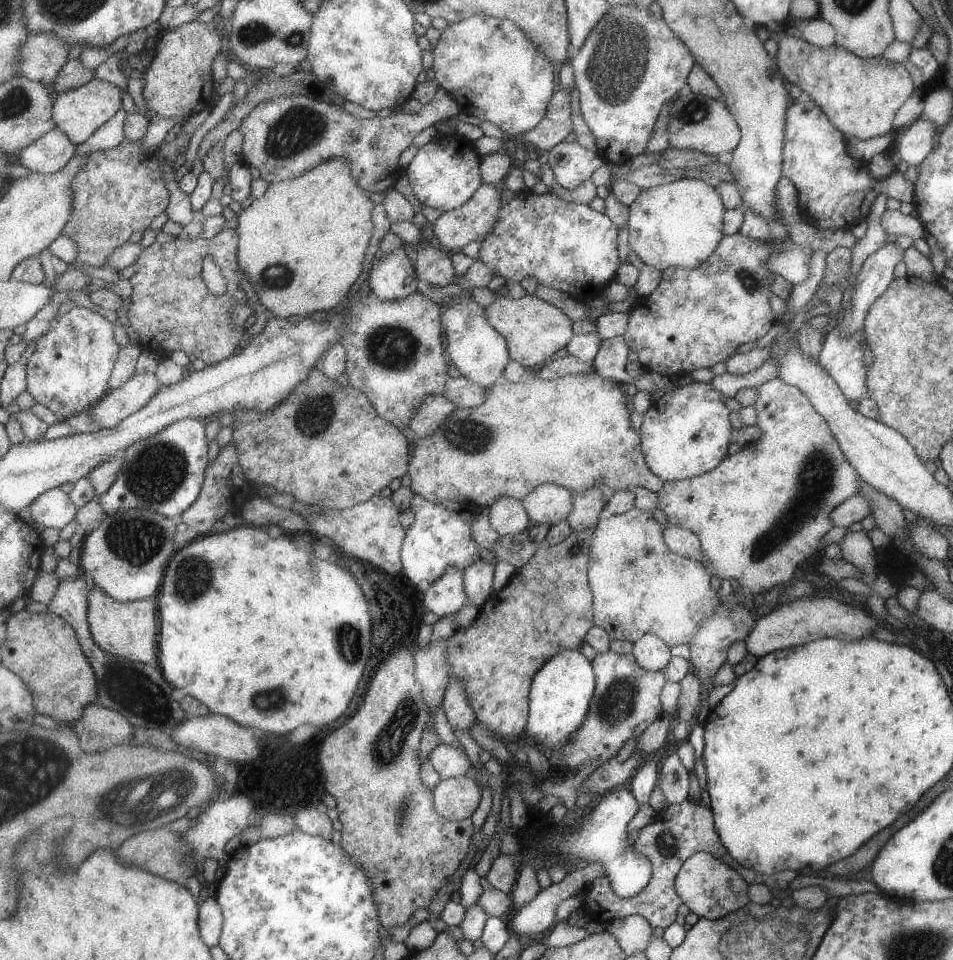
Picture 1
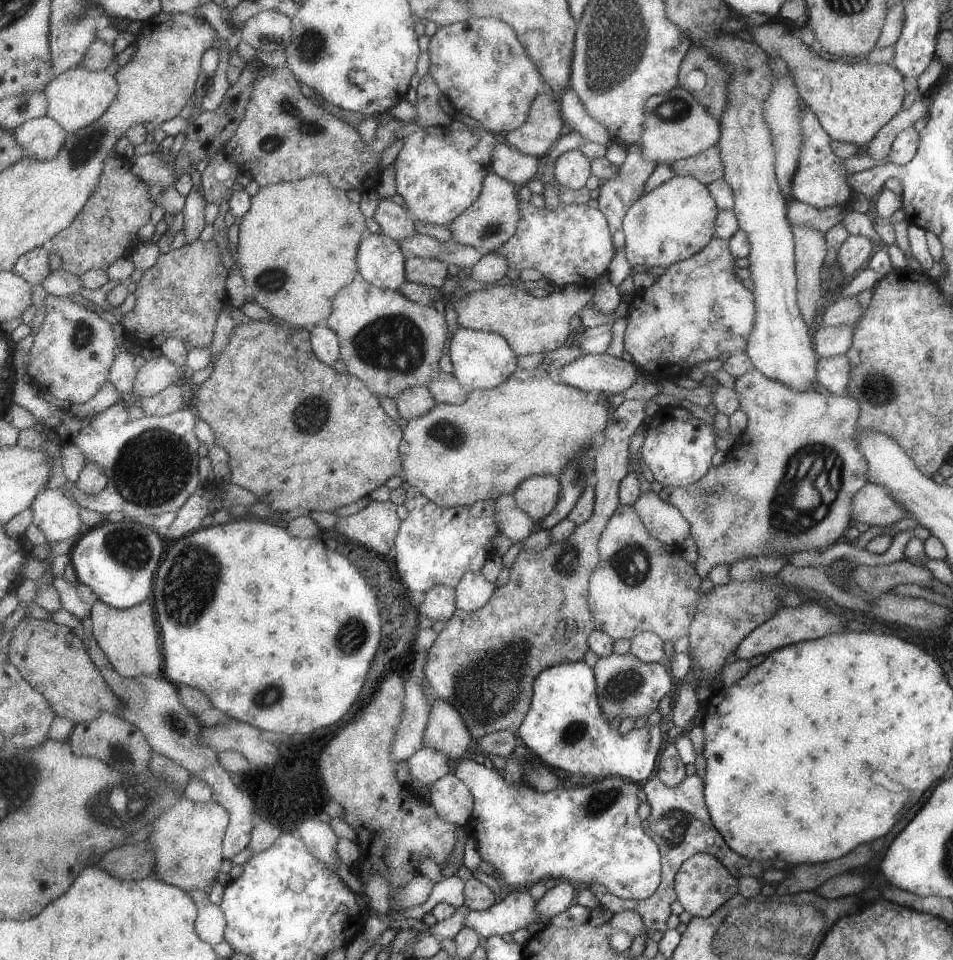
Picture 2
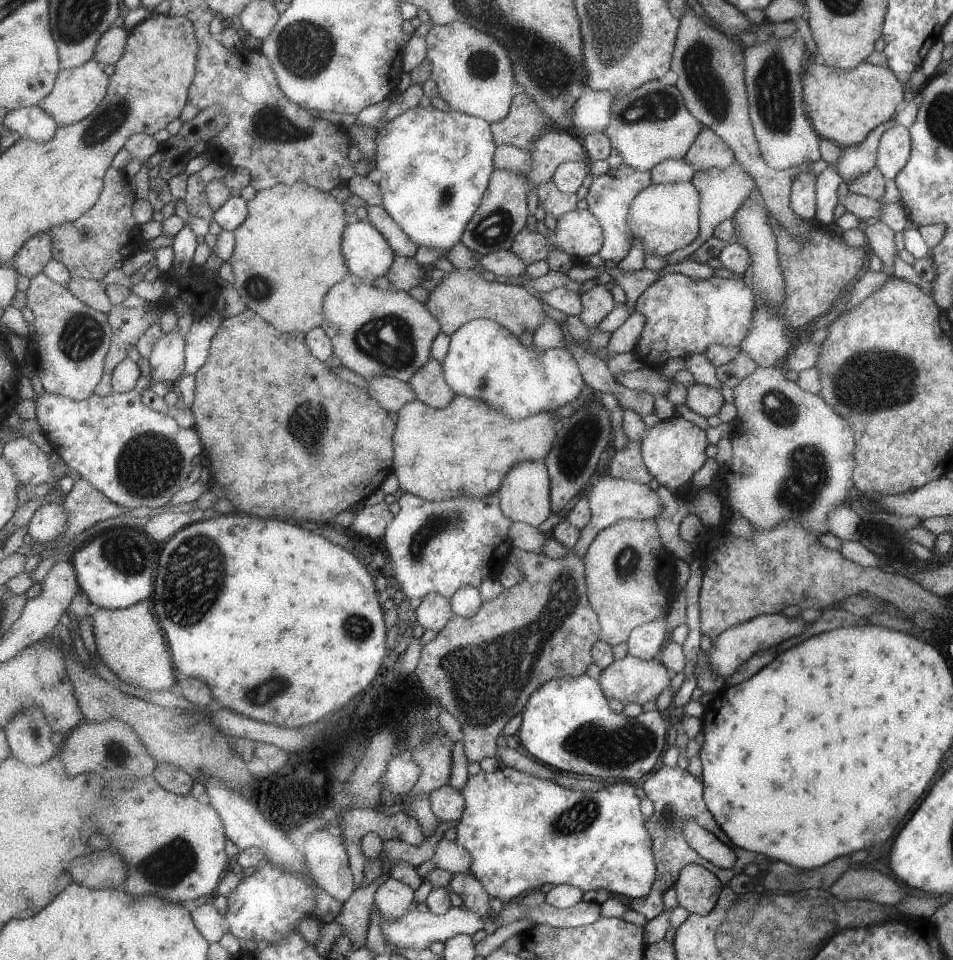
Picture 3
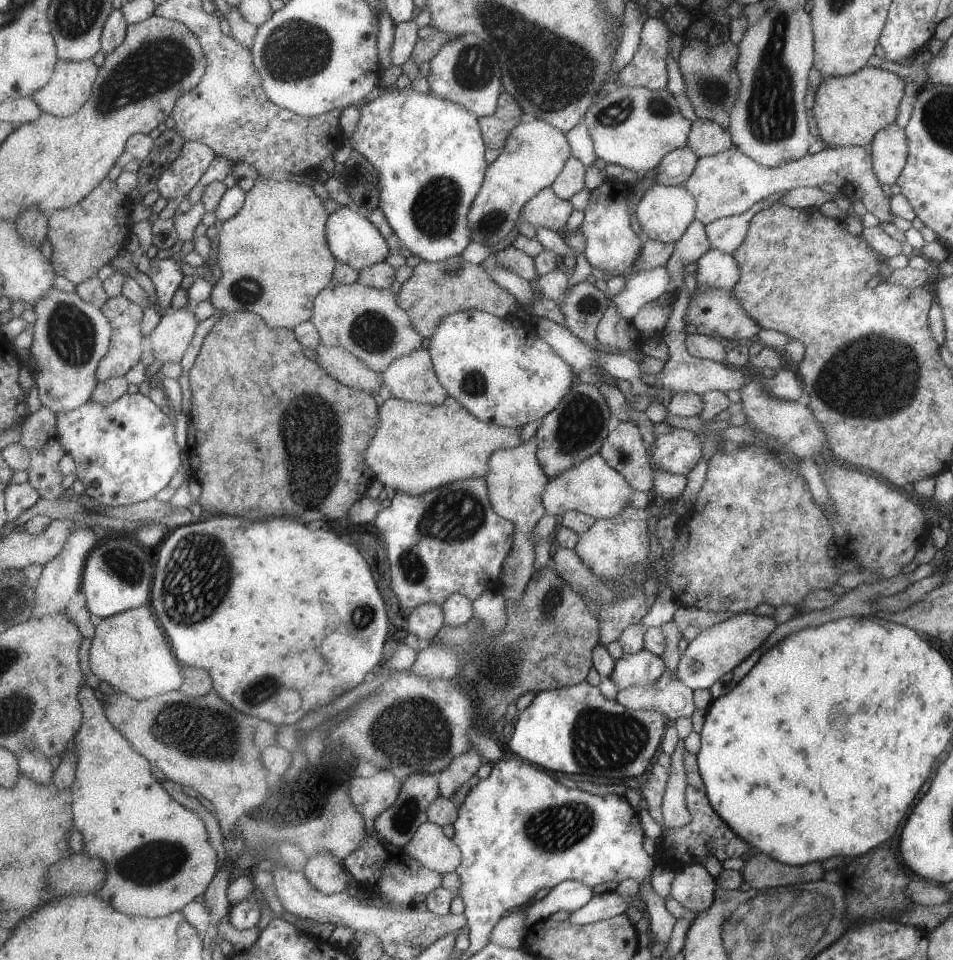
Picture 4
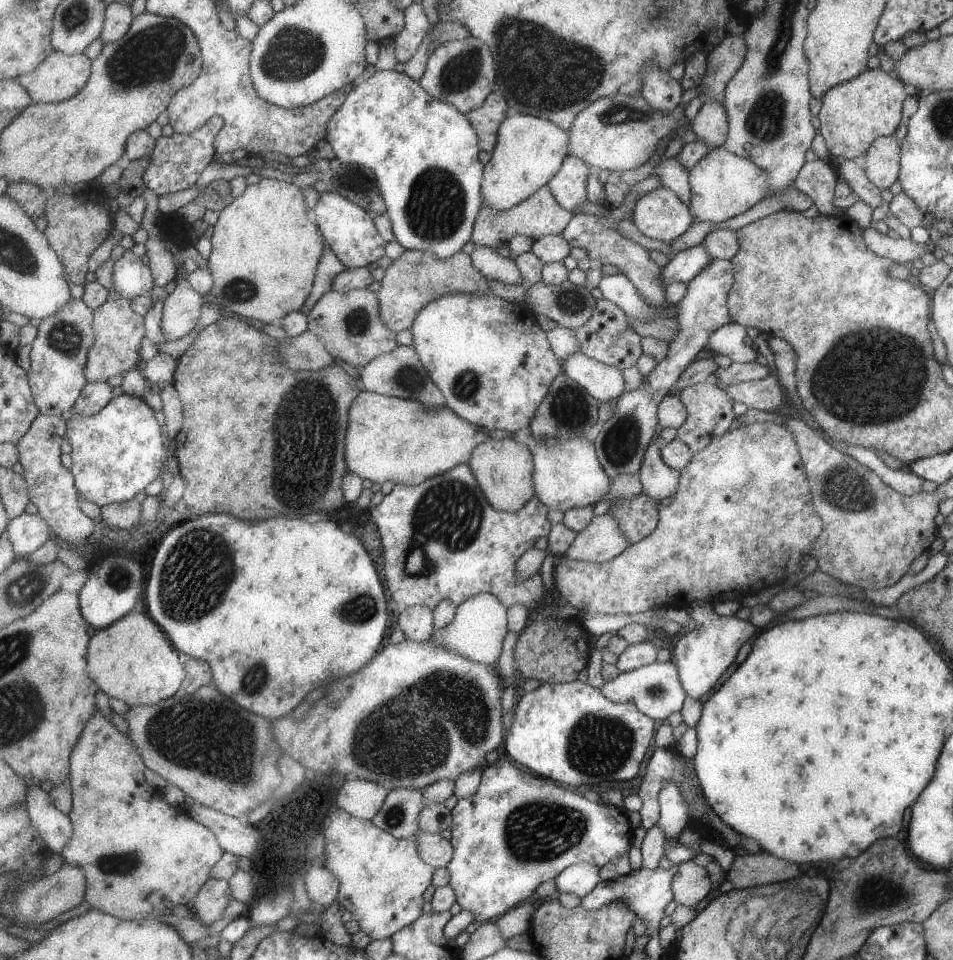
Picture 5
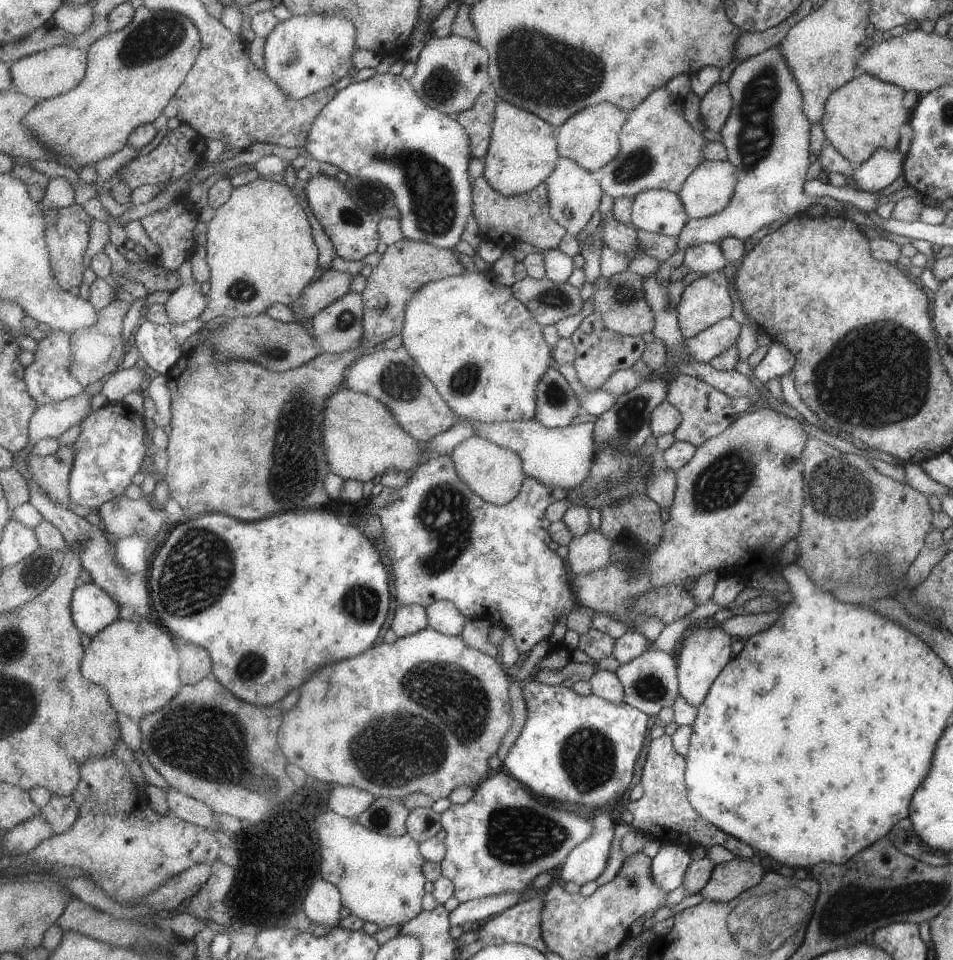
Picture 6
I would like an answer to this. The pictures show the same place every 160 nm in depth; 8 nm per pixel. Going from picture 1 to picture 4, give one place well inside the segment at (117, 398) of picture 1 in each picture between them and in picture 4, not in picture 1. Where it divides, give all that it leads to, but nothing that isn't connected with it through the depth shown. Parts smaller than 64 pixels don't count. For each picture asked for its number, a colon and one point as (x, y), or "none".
2: (155, 375)
3: (167, 361)
4: (169, 340)

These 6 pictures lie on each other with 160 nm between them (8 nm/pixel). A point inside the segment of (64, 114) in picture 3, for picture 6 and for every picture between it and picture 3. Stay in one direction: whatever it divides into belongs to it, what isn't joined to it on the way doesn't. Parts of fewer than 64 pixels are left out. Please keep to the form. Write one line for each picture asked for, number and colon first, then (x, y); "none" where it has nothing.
4: (72, 83)
5: (60, 76)
6: (45, 74)

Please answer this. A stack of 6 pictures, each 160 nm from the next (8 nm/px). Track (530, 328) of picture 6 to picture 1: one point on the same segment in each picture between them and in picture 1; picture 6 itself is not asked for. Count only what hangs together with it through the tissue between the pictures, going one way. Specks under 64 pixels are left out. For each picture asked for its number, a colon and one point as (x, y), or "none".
1: (479, 352)
2: (480, 359)
3: (485, 361)
4: (505, 375)
5: (489, 357)

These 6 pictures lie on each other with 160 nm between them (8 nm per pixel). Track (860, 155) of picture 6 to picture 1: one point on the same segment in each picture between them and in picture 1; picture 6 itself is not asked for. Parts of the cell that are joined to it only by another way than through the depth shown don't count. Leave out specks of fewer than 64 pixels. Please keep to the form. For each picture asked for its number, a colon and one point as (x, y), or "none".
1: (860, 96)
2: (853, 101)
3: (844, 104)
4: (848, 110)
5: (853, 114)

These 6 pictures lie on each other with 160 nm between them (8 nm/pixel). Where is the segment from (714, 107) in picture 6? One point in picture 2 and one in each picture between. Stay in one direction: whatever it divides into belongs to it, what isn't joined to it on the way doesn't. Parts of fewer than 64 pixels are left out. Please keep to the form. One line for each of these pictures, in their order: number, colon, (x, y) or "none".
2: (706, 166)
3: (709, 151)
4: (706, 138)
5: (710, 123)

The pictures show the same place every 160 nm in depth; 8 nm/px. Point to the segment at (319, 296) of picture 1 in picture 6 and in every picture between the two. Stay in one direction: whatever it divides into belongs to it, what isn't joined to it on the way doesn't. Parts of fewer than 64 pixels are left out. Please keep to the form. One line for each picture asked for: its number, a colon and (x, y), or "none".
2: (298, 246)
3: (288, 254)
4: (275, 258)
5: (266, 247)
6: (261, 251)

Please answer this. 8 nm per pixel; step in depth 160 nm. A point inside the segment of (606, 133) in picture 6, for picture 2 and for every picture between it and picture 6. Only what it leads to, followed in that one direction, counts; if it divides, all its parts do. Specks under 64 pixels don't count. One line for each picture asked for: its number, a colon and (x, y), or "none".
2: (676, 126)
3: (651, 123)
4: (634, 127)
5: (619, 132)

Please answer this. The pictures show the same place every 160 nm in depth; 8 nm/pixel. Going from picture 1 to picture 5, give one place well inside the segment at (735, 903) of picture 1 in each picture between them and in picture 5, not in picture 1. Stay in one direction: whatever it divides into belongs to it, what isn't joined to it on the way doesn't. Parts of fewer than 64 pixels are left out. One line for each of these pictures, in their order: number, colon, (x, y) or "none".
2: (701, 884)
3: (697, 889)
4: (692, 887)
5: (690, 883)

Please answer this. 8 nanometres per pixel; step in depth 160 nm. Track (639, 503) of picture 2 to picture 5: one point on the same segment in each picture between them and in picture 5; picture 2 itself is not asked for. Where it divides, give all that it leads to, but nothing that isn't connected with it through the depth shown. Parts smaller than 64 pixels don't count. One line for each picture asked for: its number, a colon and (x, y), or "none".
3: (609, 499)
4: (591, 486)
5: (566, 473)

